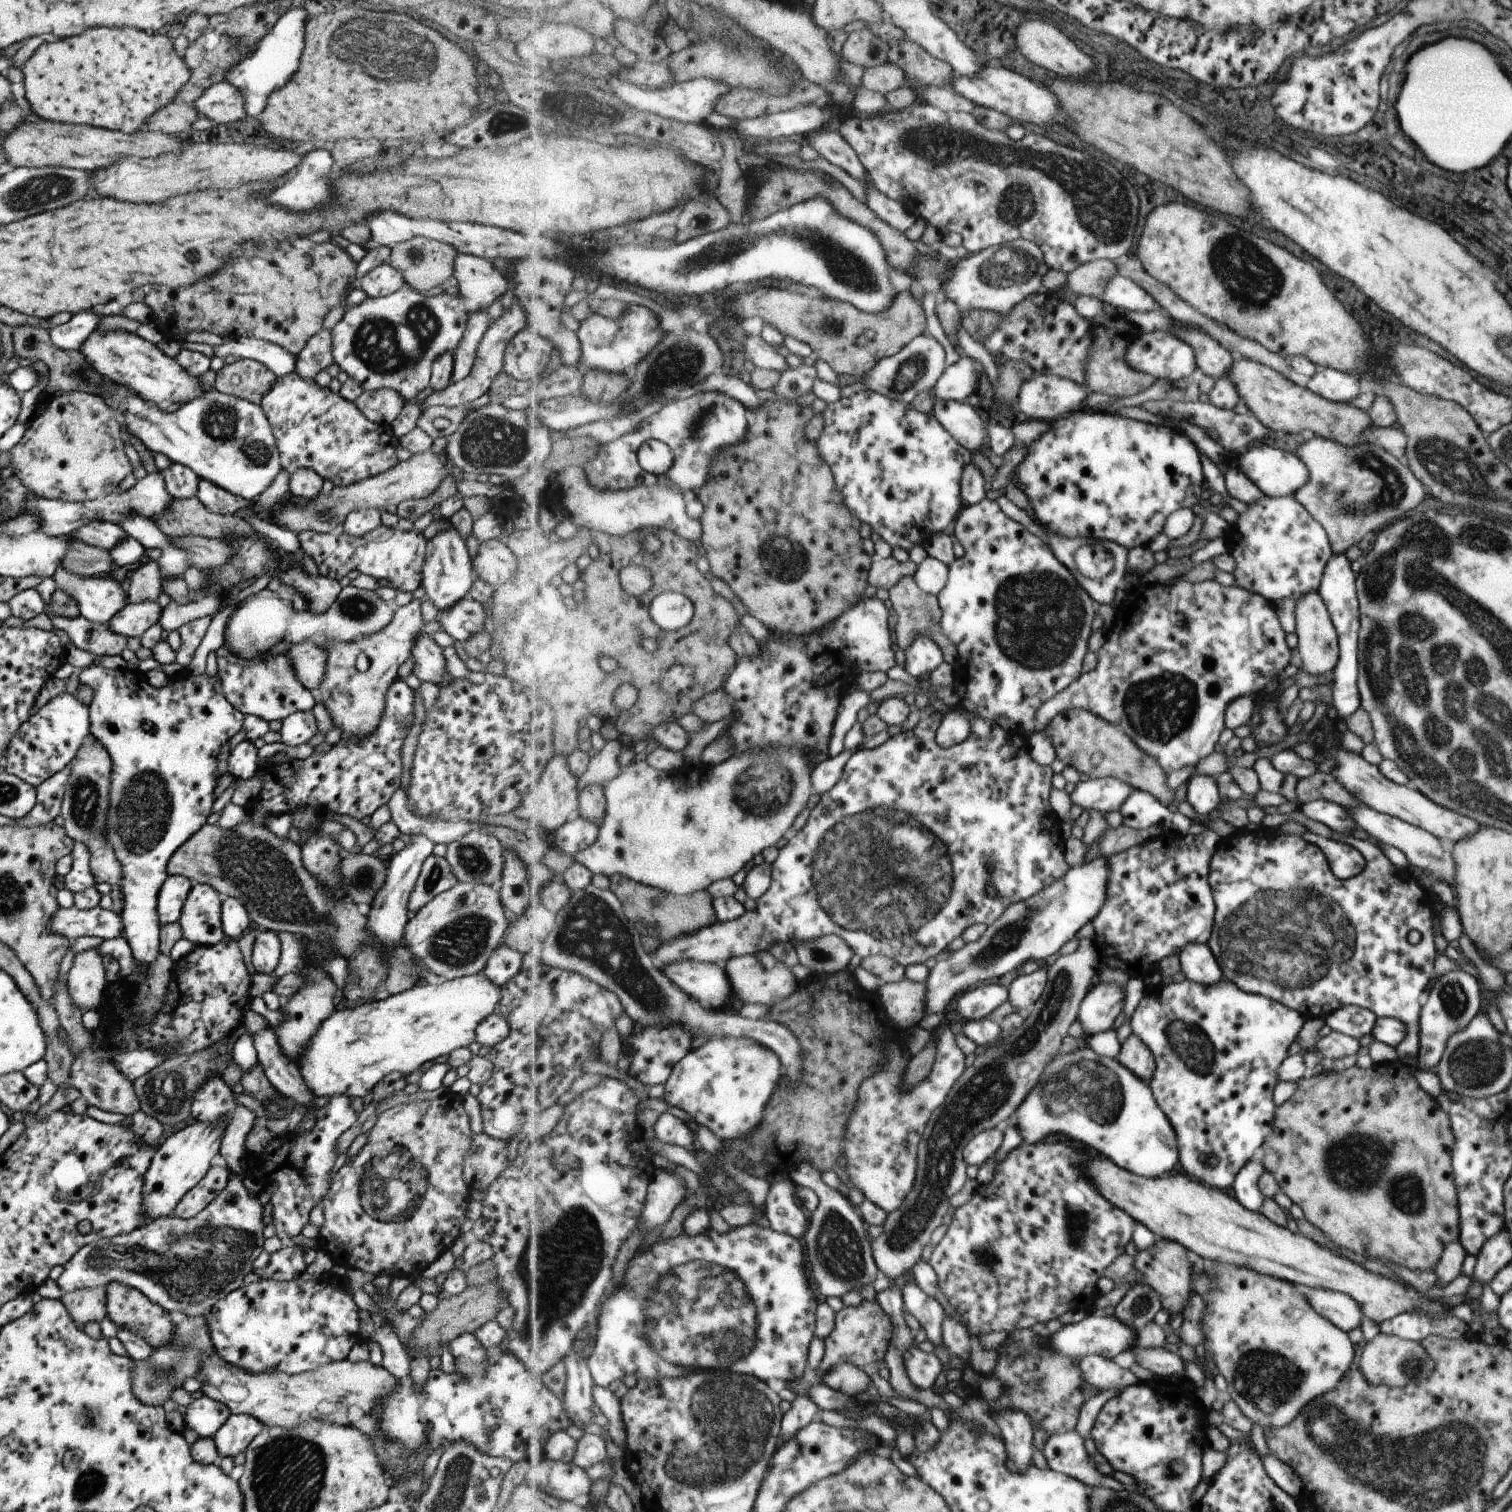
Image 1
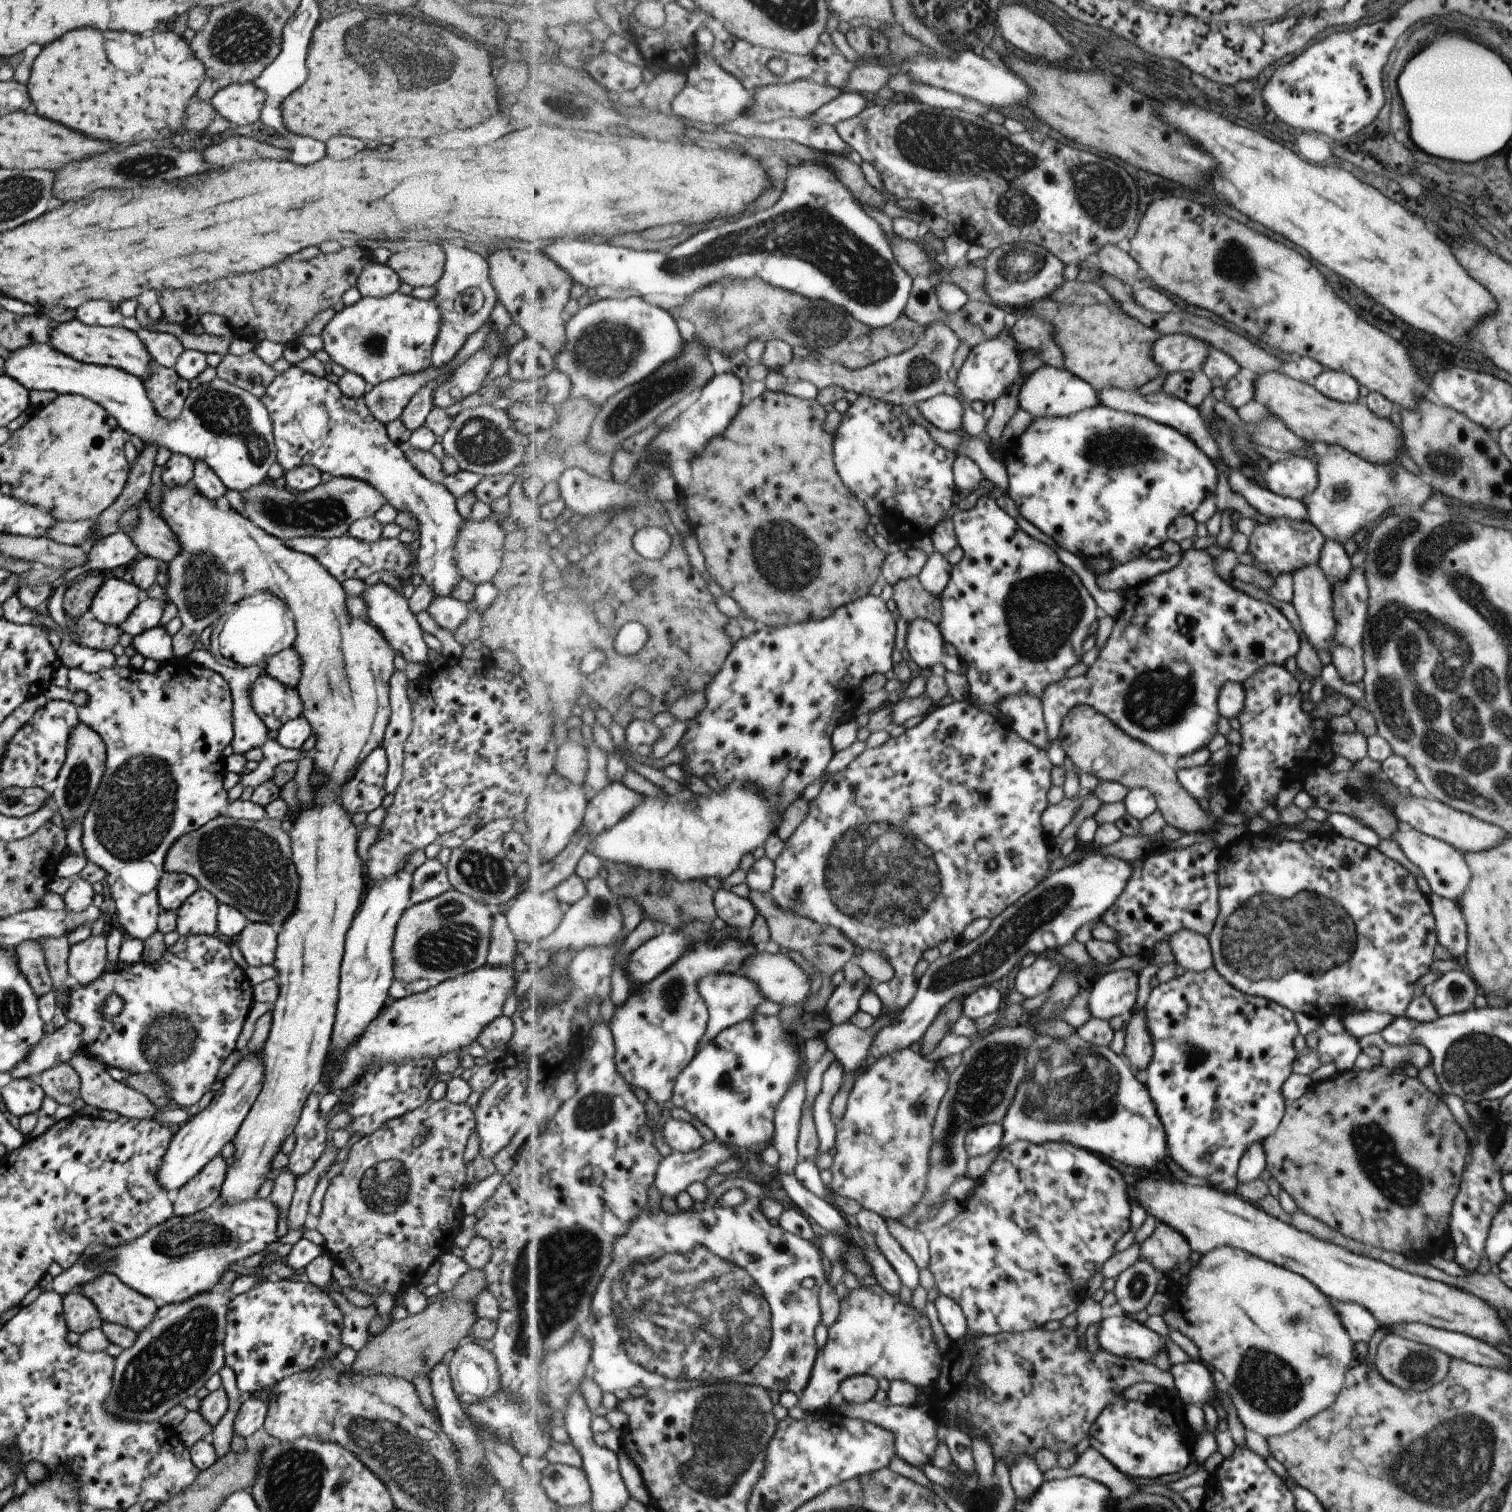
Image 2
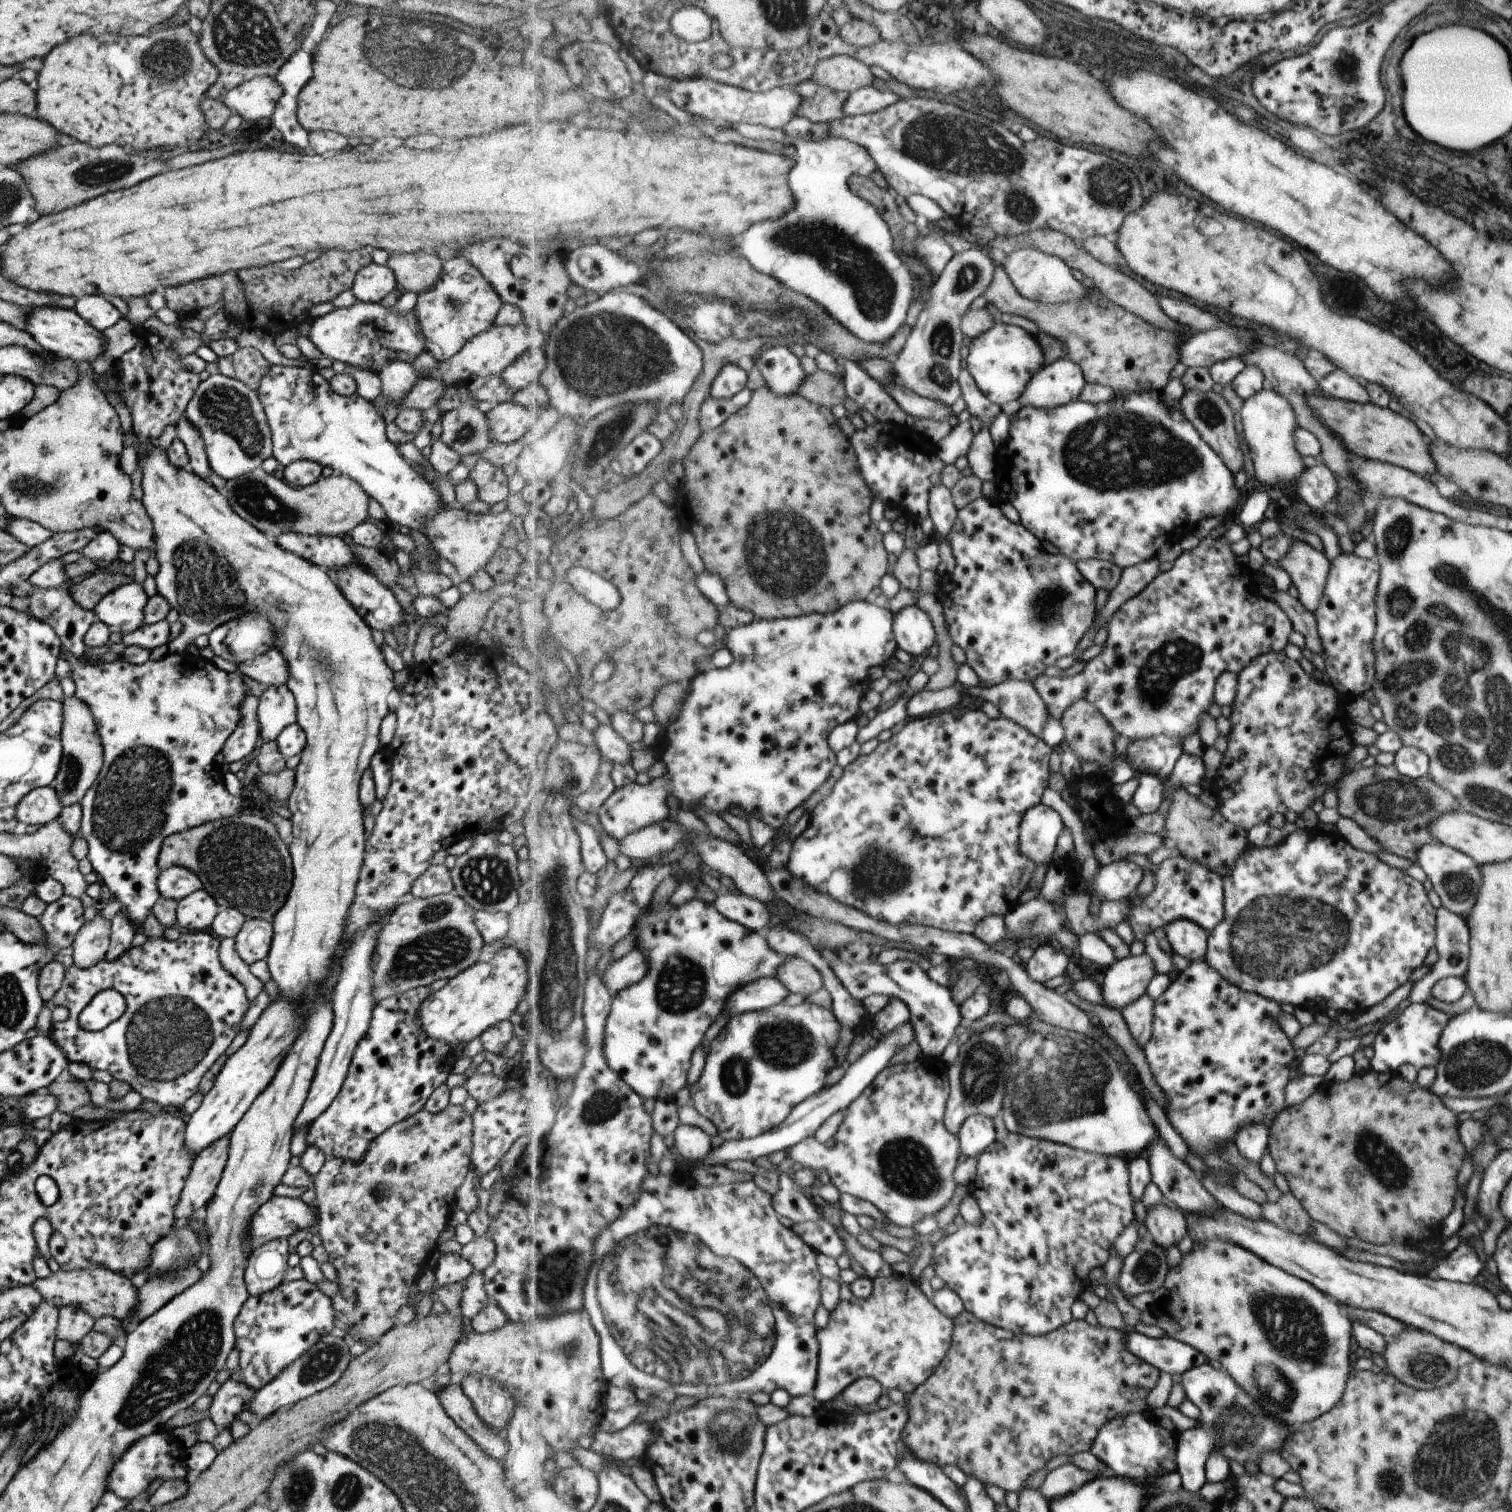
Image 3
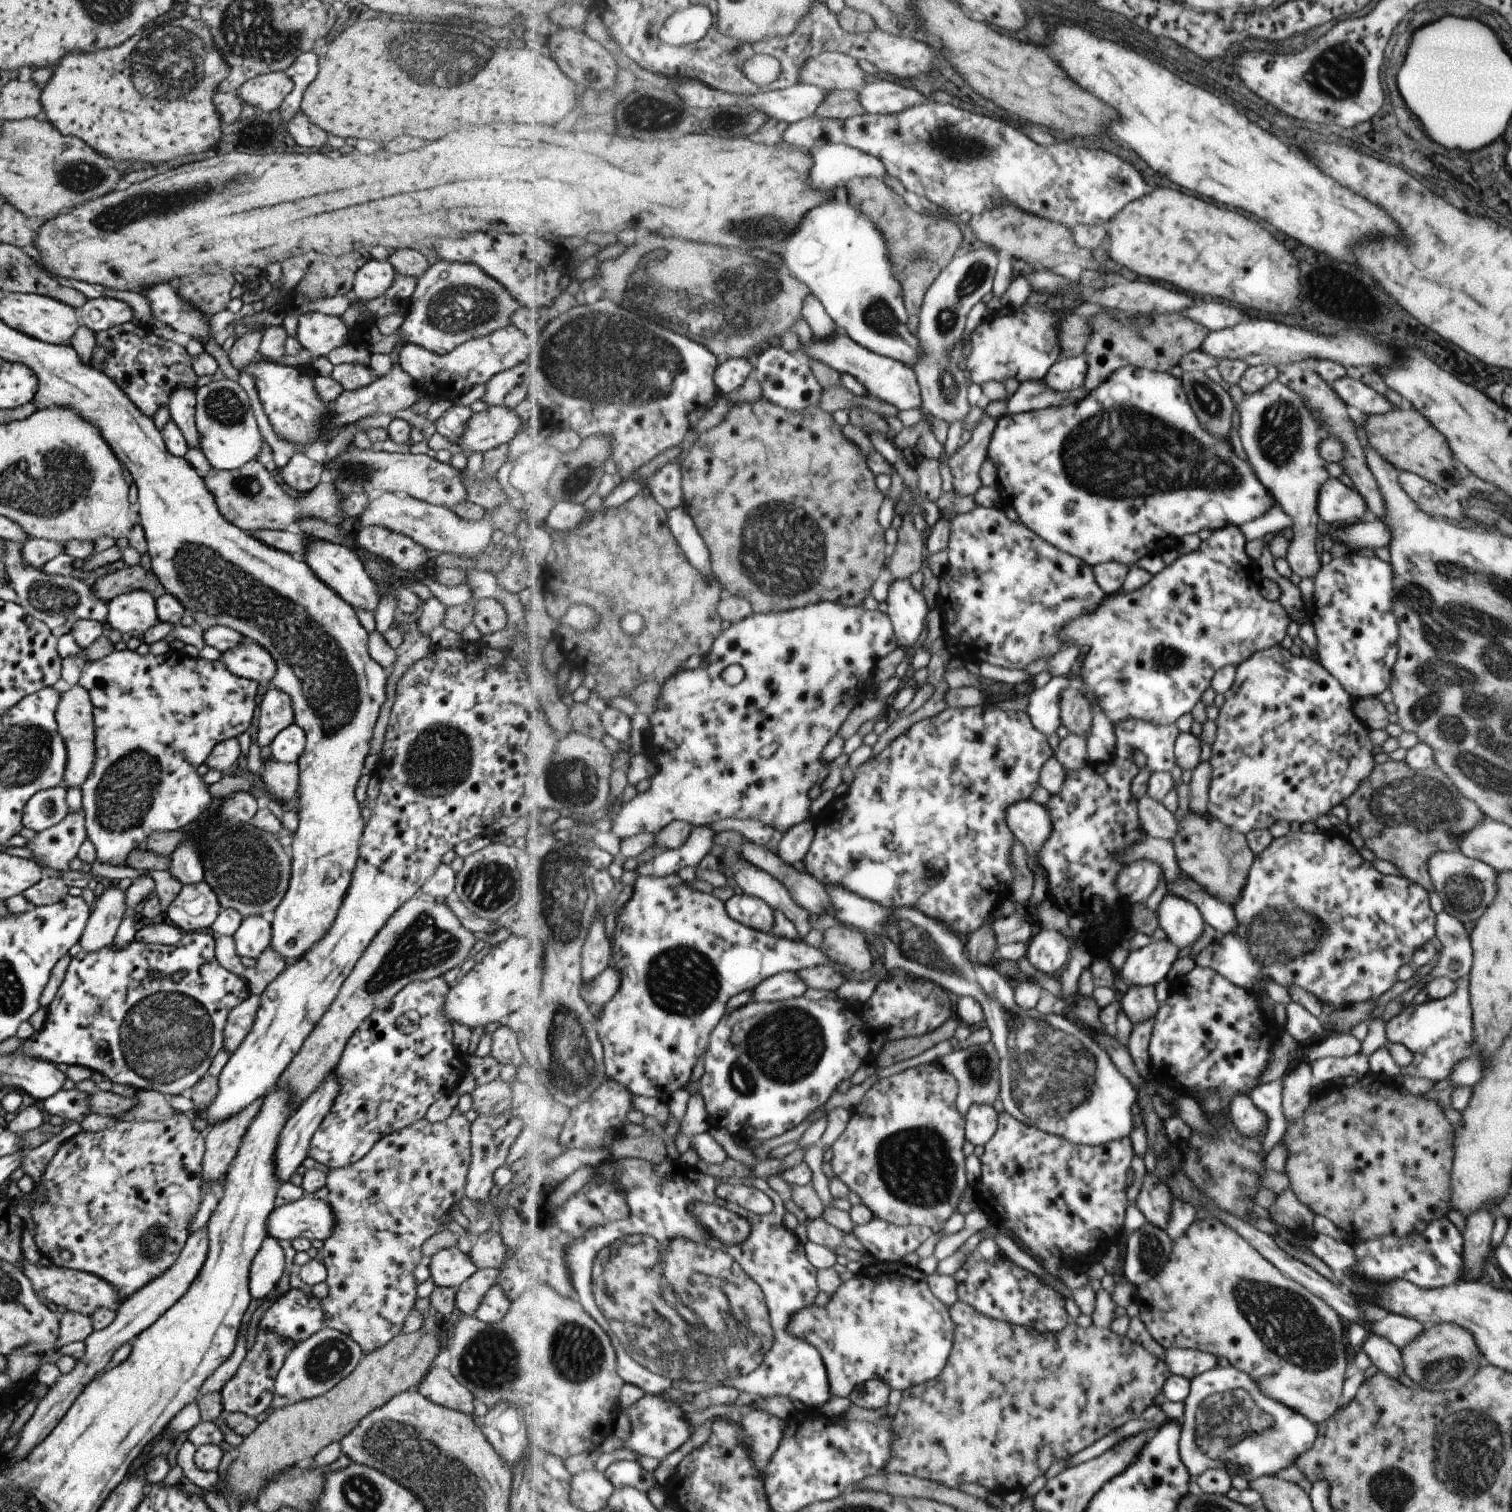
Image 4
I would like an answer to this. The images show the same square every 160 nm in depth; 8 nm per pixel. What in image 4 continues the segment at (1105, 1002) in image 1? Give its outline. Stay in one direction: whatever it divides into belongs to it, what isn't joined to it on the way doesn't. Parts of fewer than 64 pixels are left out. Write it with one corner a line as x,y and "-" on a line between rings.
1169,938
1151,942
1131,951
1125,966
1118,972
1119,989
1154,987
1167,980
1169,970
1177,962
1181,949

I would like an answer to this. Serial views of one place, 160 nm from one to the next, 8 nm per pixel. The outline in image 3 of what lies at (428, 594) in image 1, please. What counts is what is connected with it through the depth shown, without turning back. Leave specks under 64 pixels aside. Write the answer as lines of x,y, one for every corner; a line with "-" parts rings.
270,365
265,375
260,378
256,395
261,403
266,423
270,430
272,457
284,467
296,460
318,462
322,467
327,465
337,468
341,474
351,477
363,489
363,492
374,498
383,508
386,525
397,526
402,530
417,529
435,512
445,505
436,490
416,470
403,459
397,446
387,441
385,423
382,416
369,401
353,393
339,396
330,390
328,382
315,369

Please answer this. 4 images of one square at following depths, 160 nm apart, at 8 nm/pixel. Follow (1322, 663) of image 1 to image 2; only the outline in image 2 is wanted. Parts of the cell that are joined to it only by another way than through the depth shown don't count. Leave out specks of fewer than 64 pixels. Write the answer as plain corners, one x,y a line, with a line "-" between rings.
1318,564
1301,567
1300,570
1292,572
1292,597
1290,603
1300,620
1303,634
1305,634
1307,642
1312,646
1313,650
1316,652
1330,652
1337,624
1332,612
1331,585

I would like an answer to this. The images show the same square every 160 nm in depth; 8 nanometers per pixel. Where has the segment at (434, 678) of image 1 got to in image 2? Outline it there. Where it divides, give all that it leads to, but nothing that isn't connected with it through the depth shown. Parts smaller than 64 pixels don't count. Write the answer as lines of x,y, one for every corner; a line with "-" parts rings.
378,581
373,585
365,585
364,591
359,595
364,602
366,622
380,630
390,647
399,652
406,662
427,665
427,647
421,638
421,627
415,621
415,615
409,610
408,599
388,585

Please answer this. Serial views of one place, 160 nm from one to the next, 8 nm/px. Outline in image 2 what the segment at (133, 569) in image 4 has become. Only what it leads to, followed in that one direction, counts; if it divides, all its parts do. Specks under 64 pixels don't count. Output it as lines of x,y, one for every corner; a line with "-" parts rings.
88,573
81,580
67,588
63,588
62,609
67,617
73,620
80,618
88,610
93,595
104,581
103,573

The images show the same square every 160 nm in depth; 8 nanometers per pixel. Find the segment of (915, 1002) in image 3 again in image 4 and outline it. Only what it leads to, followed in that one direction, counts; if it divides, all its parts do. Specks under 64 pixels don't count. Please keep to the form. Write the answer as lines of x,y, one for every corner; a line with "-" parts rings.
673,873
666,877
653,877
651,874
641,874
633,886
631,898
624,903
615,921
616,927
612,935
611,966
620,972
622,981
620,991
615,995
615,998
600,1009
598,1037
604,1046
604,1061
609,1078
625,1085
625,1088
628,1088
633,1095
653,1097
653,1080
655,1080
655,1084
659,1088
663,1088
667,1092
675,1092
675,1090
681,1090
683,1086
687,1086
689,1080
691,1080
691,1076
693,1076
693,1068
697,1066
699,1058
706,1053
710,1045
712,1032
726,1015
727,1002
733,996
737,996
737,994
741,994
745,990
753,992
759,986
760,982
767,980
769,977
783,971
799,973
803,969
815,967
816,965
827,965
828,967
835,967
838,972
841,971
849,981
857,980
857,973
853,972
851,968
835,963
826,955
825,951
821,950
821,948
818,949
809,946
803,939
793,940
776,937
771,933
764,933
763,931
758,931
741,924
741,921
736,921
728,913
724,900
719,900
715,894
701,892
691,888
687,883
684,884
684,881
679,877
678,873

